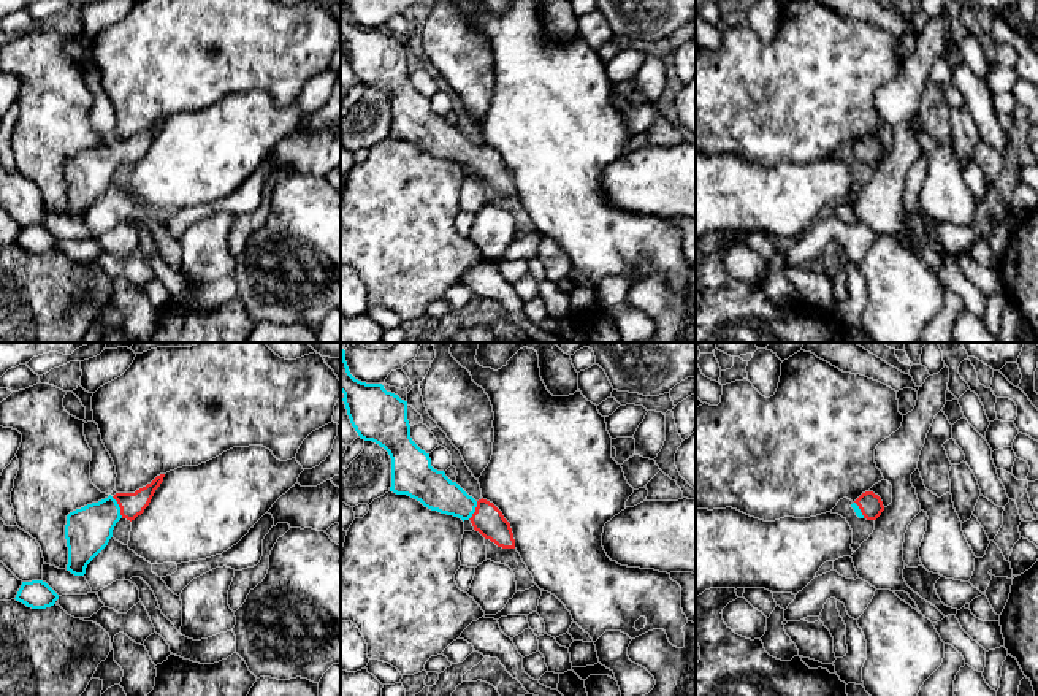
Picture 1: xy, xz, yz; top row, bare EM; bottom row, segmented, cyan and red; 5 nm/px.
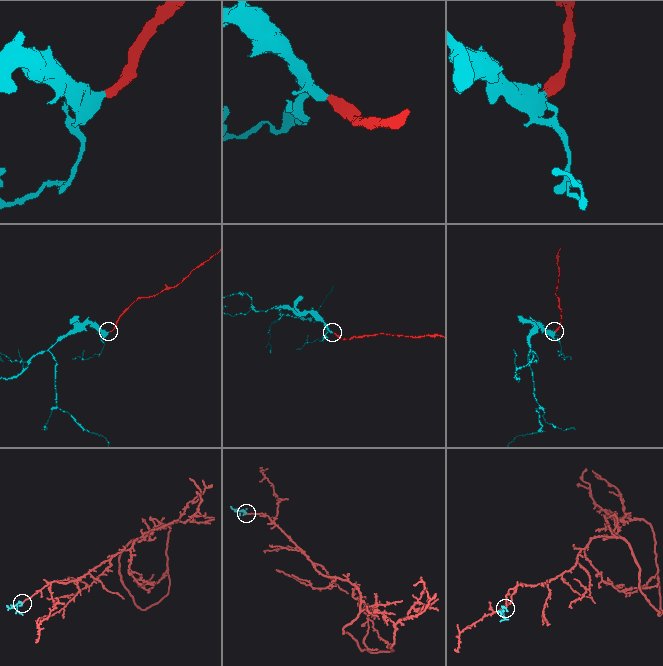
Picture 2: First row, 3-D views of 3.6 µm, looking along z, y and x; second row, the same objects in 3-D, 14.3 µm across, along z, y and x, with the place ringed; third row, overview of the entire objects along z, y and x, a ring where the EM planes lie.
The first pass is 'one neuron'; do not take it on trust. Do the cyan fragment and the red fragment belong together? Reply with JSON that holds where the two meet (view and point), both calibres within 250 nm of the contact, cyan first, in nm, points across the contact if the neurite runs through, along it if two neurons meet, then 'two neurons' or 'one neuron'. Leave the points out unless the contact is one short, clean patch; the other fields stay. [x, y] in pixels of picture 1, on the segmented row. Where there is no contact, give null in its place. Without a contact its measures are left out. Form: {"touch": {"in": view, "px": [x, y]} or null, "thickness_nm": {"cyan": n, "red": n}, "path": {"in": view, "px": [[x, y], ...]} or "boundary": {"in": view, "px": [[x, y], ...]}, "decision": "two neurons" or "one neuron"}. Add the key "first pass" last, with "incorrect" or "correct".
{"touch": {"in": "xy", "px": [119, 508]}, "thickness_nm": {"cyan": 240, "red": 130}, "path": {"in": "xy", "px": [[87, 531], [108, 511], [119, 508], [132, 504]]}, "decision": "one neuron", "first pass": "correct"}

